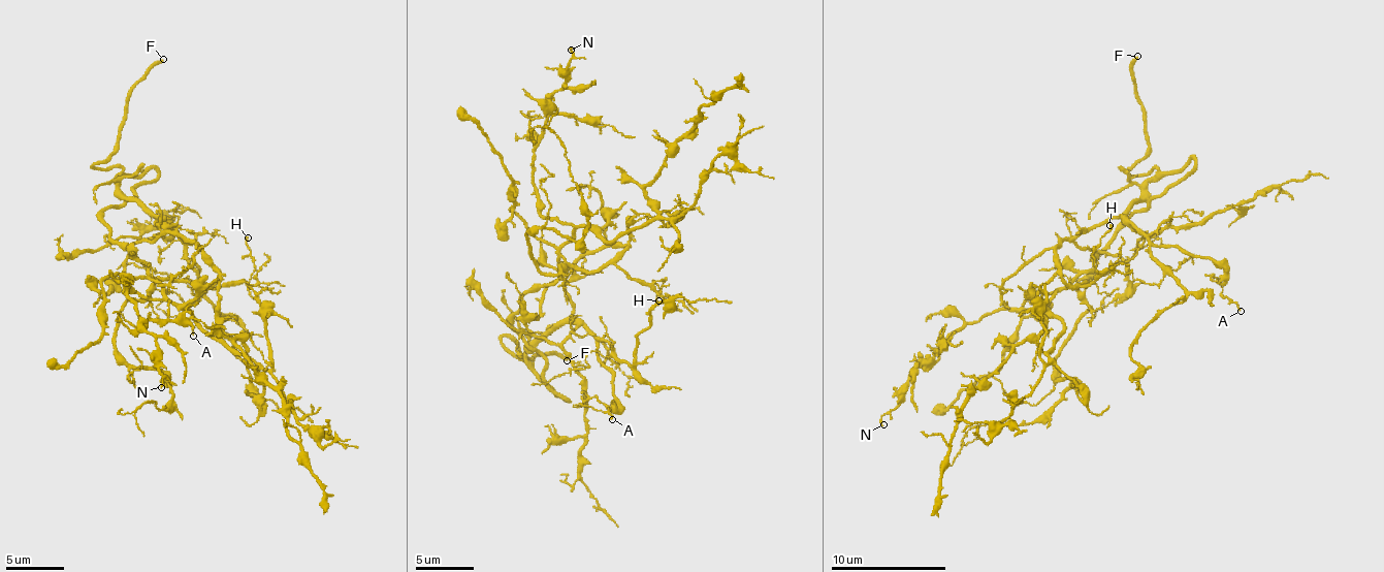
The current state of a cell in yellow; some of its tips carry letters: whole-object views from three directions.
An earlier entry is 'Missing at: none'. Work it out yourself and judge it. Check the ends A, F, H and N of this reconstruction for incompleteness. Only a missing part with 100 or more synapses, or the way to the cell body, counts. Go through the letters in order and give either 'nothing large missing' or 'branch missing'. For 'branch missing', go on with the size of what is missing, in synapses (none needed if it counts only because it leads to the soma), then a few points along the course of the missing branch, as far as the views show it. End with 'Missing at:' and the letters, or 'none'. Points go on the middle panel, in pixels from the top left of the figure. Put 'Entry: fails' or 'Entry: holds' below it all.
A: nothing large missing
F: branch missing; course (567, 360), (600, 381), (630, 357), (599, 327), (544, 327), (518, 323), (507, 311), (513, 312)
H: nothing large missing
N: nothing large missing
Missing at: F
Entry: fails

